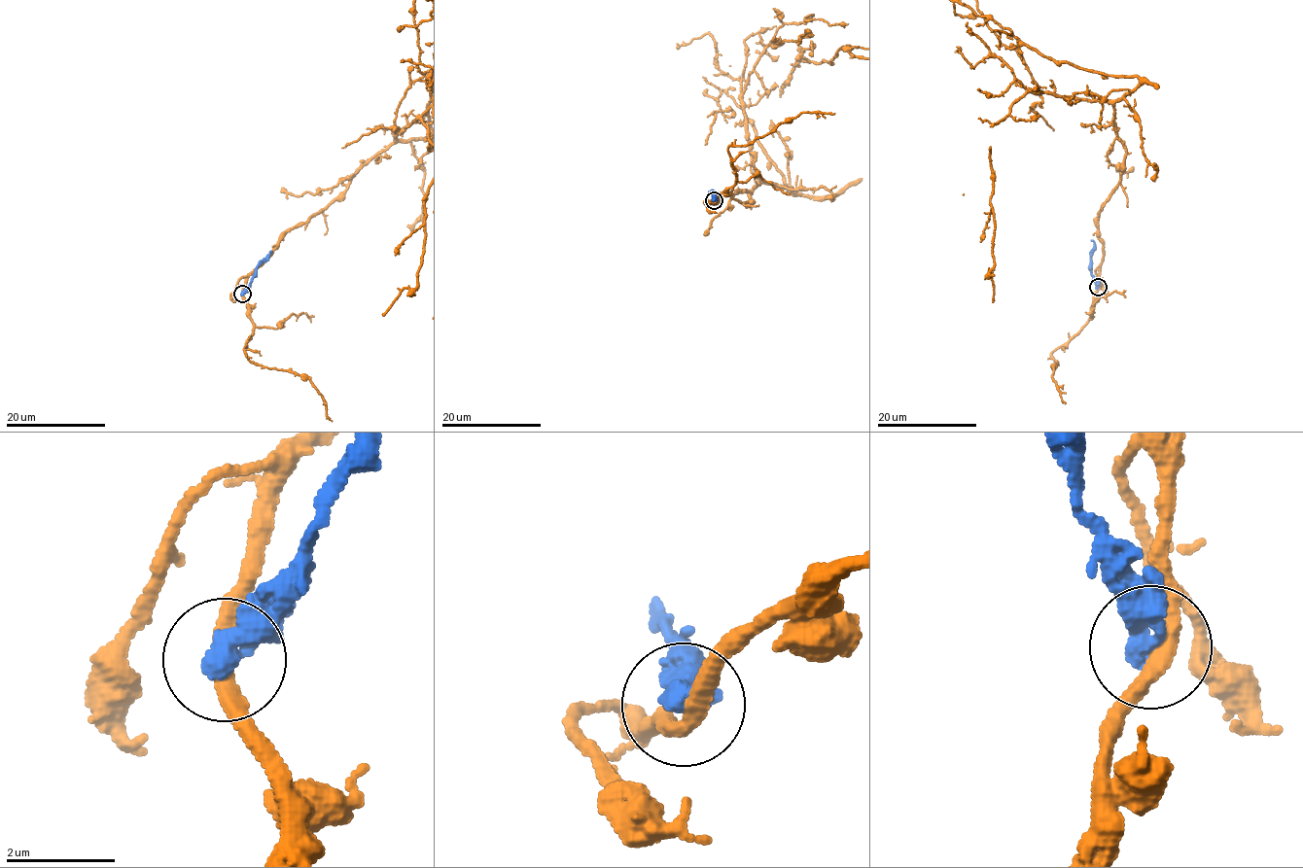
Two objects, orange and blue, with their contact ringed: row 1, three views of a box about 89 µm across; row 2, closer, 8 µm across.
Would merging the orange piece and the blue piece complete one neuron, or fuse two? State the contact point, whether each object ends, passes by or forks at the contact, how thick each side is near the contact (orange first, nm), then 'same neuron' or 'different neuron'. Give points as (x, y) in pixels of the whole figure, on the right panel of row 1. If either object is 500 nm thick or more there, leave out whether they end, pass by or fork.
place (1098, 287); calibres 300 and 500 nm; different neuron

